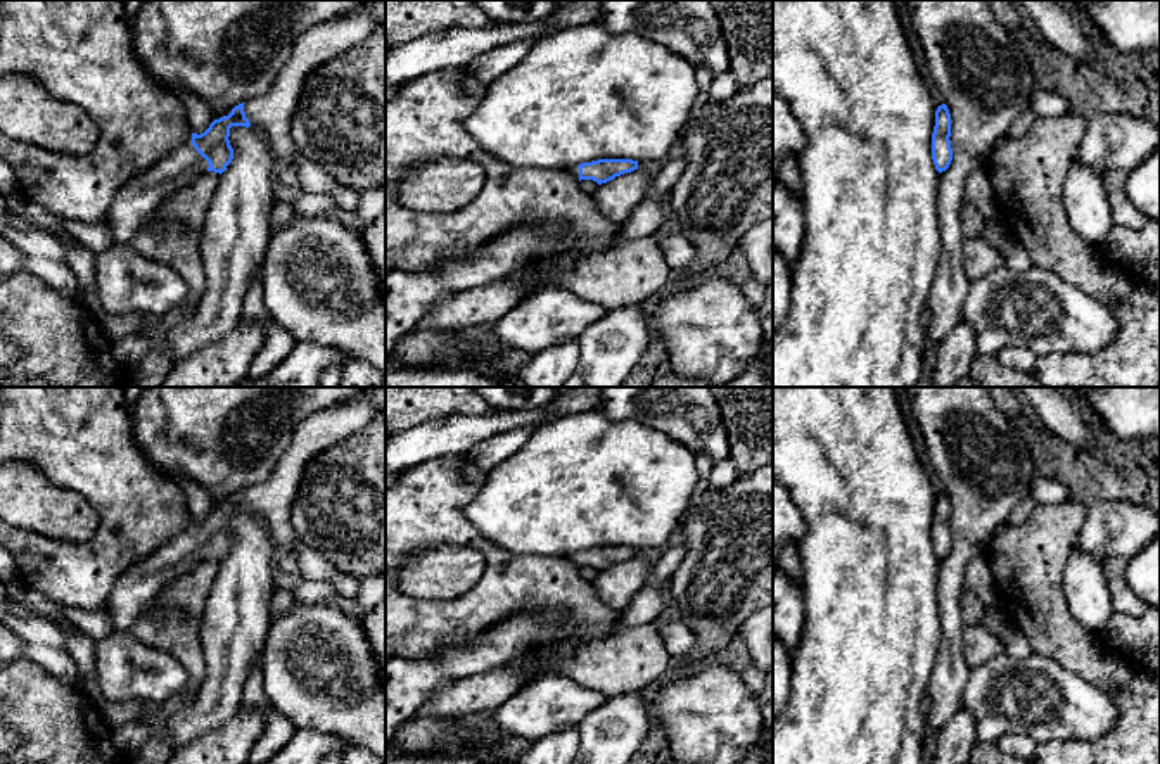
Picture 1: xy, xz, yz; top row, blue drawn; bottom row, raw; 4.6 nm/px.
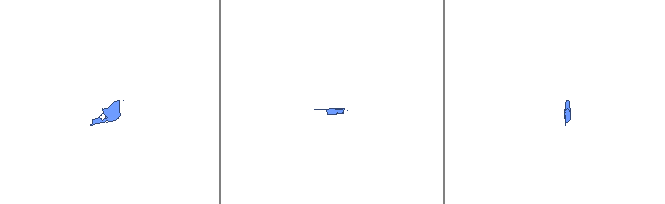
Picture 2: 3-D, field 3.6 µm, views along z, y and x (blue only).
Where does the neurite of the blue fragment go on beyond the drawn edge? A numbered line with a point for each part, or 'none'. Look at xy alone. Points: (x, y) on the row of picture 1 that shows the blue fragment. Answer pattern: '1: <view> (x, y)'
1: xy (272, 113)
2: xy (139, 197)

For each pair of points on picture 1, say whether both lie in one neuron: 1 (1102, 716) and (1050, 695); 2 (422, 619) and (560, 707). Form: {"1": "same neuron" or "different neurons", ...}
{"1": "same neuron", "2": "different neurons"}

